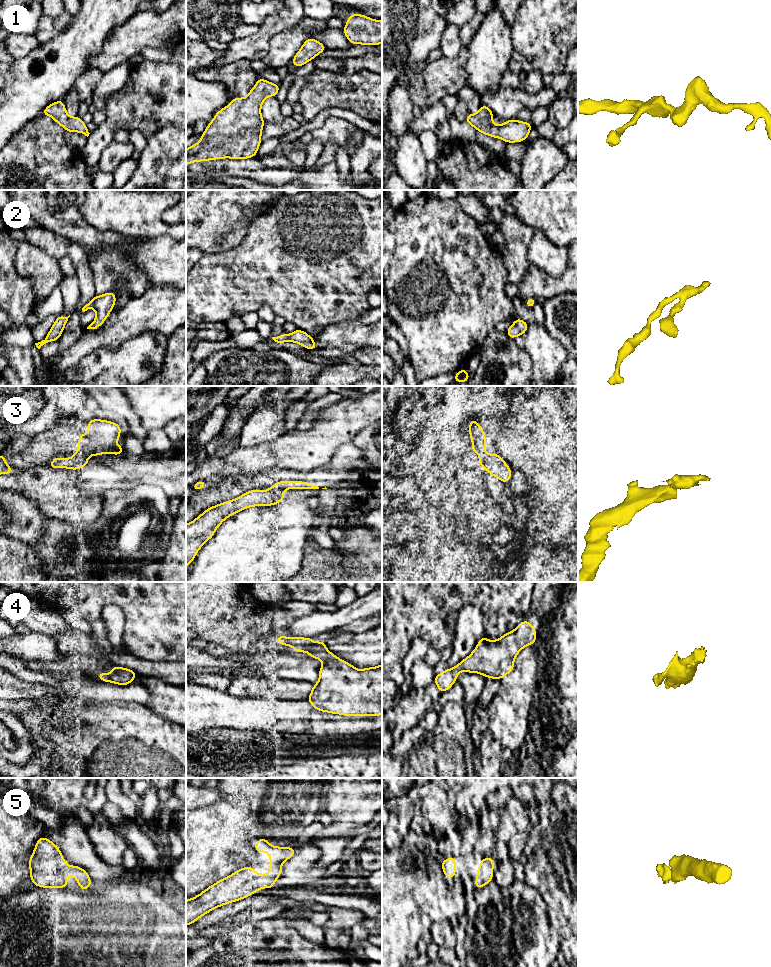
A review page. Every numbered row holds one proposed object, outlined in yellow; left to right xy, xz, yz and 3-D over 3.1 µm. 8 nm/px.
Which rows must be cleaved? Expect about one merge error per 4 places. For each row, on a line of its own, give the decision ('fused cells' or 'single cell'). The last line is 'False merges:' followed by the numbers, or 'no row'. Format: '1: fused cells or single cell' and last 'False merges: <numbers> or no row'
1: single cell
2: single cell
3: fused cells
4: single cell
5: single cell
False merges: 3

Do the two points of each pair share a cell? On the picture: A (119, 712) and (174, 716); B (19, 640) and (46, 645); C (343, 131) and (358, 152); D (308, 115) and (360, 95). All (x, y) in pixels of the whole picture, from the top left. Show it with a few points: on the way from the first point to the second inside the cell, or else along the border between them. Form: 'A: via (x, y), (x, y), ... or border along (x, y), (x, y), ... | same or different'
A: border along (147, 706), (175, 724) | different
B: via (26, 645), (39, 645) | same
C: border along (363, 131), (358, 144), (348, 141), (350, 163) | different
D: via (320, 102), (327, 95), (347, 95) | same

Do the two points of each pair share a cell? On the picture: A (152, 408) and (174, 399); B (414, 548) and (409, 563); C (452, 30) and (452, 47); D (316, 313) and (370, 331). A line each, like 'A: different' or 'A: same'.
A: same
B: different
C: same
D: different

